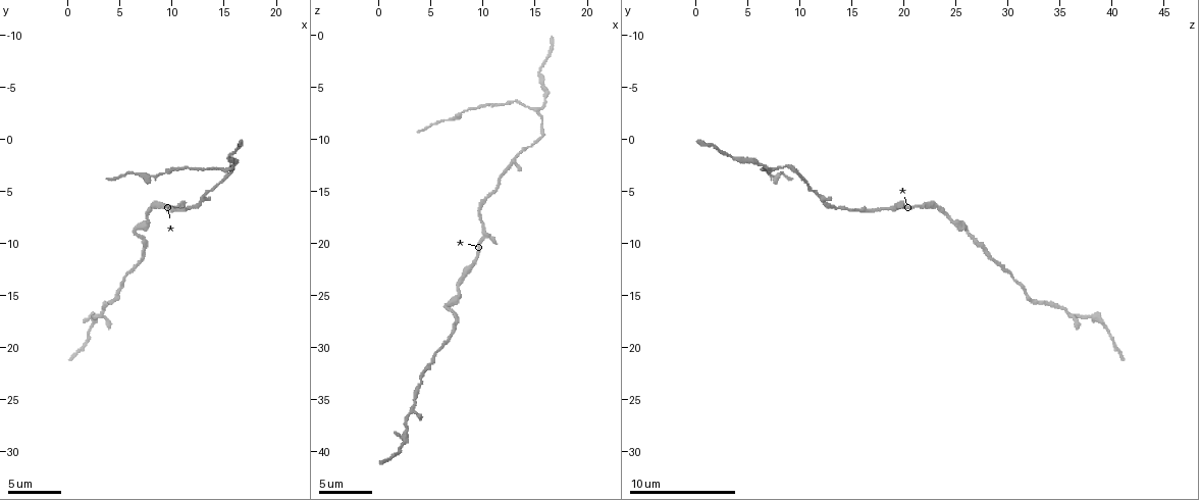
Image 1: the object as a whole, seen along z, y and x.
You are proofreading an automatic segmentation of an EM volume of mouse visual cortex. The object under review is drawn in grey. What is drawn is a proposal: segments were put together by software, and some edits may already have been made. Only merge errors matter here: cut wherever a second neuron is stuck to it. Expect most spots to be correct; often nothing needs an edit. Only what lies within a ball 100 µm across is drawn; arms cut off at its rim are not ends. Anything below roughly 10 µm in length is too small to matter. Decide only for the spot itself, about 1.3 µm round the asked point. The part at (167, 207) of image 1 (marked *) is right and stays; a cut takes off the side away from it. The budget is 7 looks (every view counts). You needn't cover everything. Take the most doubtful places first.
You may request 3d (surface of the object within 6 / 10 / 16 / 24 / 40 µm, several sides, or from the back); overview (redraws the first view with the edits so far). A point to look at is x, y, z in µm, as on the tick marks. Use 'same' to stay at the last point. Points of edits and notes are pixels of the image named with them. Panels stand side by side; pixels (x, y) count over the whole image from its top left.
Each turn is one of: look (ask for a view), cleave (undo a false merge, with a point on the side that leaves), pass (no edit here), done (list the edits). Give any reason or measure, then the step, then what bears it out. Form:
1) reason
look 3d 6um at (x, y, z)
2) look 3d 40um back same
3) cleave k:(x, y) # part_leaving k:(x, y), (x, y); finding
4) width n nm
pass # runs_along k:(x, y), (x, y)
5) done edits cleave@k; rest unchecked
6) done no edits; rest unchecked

thin arm on a thick one
look 3d 10um at (13.4, 5.4, 11.8)

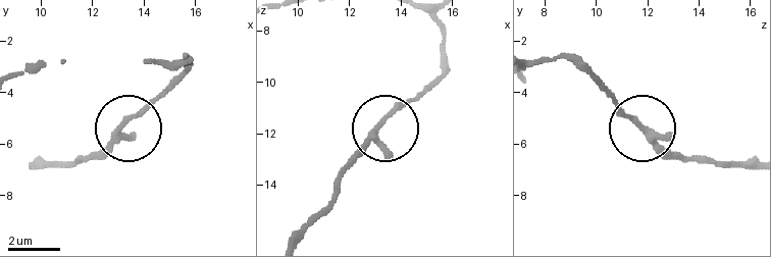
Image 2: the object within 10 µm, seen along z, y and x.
pass # runs_along 2:(31, 163), (96, 155), (166, 87); all the same neuron

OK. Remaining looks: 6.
side arm on a straight run
look 3d 10um at (3.2, 16.6, 35.4)

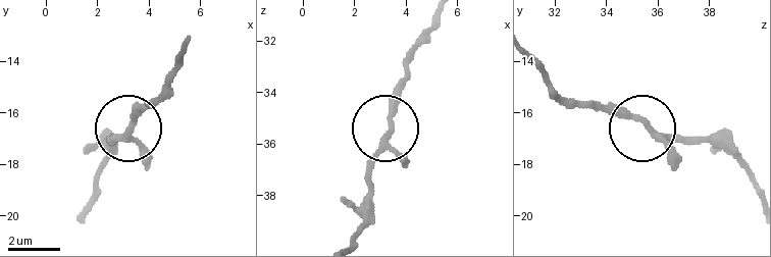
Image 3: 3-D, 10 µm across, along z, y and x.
closer look
look 3d 6um at (3.4, 16.3, 35.4)

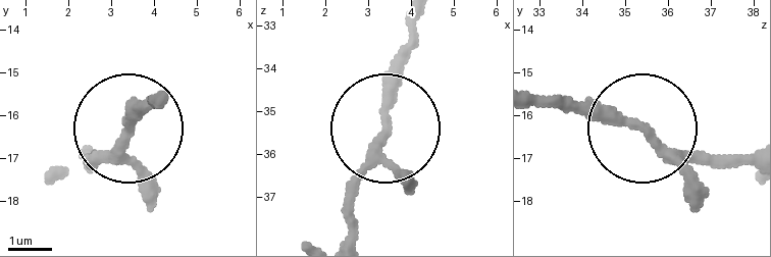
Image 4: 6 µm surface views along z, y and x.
arms 3
pass # all the same neuron

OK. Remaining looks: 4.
a narrow waist
look 3d 10um at (5.4, 13.2, 30.6)

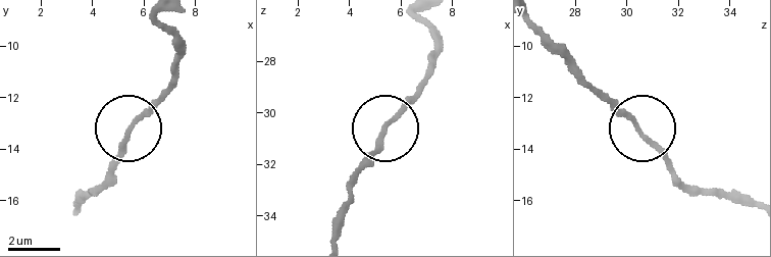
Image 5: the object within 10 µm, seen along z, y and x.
look 3d 10um back at (5.5, 13.2, 30.4)

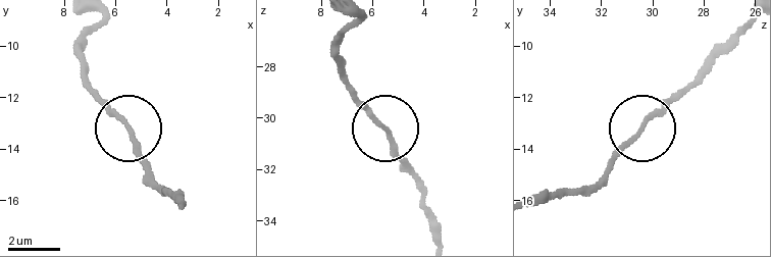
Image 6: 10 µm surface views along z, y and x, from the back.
pass # runs_along 6:(356, 21), (339, 47), (341, 81), (378, 119), (416, 176); all the same neuron

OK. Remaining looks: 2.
done no edits; rest unchecked

